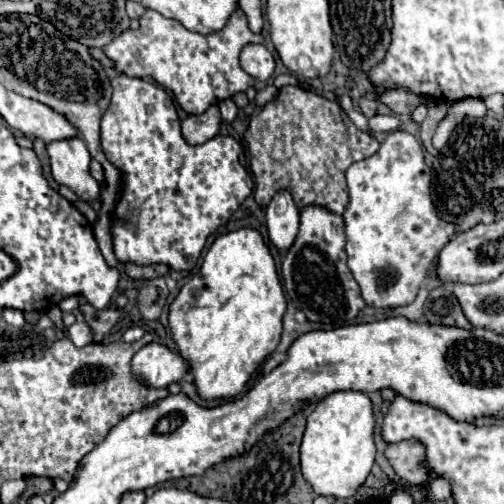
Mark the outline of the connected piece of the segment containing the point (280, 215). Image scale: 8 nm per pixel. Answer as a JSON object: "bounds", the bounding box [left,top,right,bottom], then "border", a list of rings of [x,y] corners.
{"bounds":[266,191,298,253],"border":[[[288,191],[274,195],[266,209],[266,227],[270,243],[282,253],[288,251],[298,235],[298,209]]]}

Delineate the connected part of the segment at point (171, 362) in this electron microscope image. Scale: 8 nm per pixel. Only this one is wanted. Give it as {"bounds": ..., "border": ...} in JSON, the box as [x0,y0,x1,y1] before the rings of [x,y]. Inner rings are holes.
{"bounds":[130,343,188,389],"border":[[[148,343],[136,351],[130,365],[136,379],[156,389],[168,387],[170,383],[180,381],[184,373],[188,373],[188,363],[178,353],[160,343]]]}

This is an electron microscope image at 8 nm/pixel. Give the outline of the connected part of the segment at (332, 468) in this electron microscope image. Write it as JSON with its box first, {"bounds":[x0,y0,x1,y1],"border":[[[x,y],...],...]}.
{"bounds":[300,391,374,499],"border":[[[336,391],[322,401],[306,419],[300,445],[300,467],[316,495],[348,499],[364,485],[374,465],[374,411],[368,395],[360,391]]]}

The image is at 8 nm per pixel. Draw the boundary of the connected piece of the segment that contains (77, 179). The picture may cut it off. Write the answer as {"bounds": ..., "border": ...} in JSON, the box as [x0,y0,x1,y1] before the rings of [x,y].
{"bounds":[48,139,100,201],"border":[[[82,139],[54,141],[48,145],[52,177],[58,185],[70,187],[84,201],[100,199],[100,185],[90,175],[90,153]]]}

